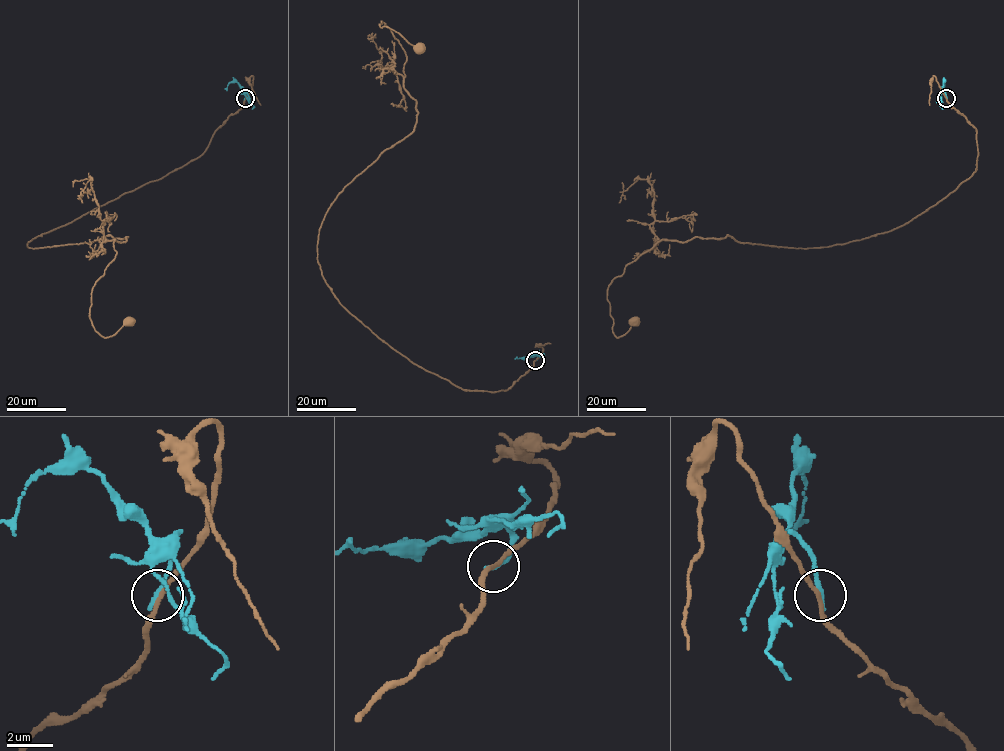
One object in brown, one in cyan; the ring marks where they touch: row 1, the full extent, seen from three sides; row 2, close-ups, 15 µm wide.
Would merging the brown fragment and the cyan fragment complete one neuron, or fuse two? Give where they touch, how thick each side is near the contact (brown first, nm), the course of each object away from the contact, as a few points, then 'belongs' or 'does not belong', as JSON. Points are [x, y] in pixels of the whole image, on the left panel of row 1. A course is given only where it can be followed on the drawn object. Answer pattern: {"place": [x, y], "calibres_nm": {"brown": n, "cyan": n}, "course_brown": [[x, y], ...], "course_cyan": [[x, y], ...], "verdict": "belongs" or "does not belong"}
{"place": [245, 98], "calibres_nm": {"brown": 170, "cyan": 240}, "course_brown": [[245, 98], [201, 155], [27, 244], [128, 237], [113, 240], [90, 318], [108, 337], [129, 322]], "course_cyan": [[245, 98], [247, 90], [237, 82], [231, 81], [226, 90]], "verdict": "belongs"}

